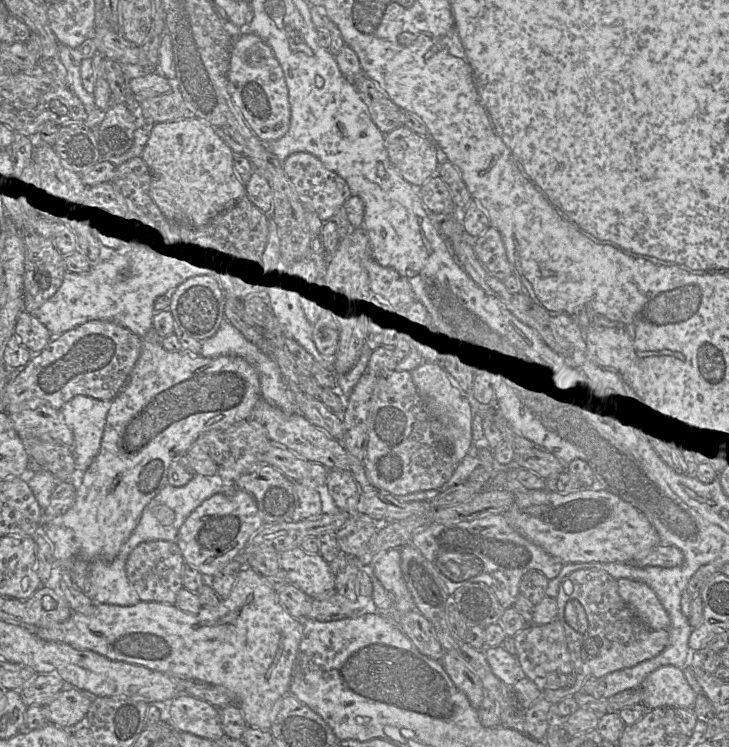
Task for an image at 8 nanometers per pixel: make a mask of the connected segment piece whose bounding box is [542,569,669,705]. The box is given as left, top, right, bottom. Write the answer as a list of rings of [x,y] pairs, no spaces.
[[[580,569],[568,574],[559,584],[556,600],[558,606],[557,619],[559,619],[564,628],[575,683],[564,688],[542,687],[542,697],[553,705],[557,705],[566,697],[573,697],[581,692],[588,676],[592,675],[596,678],[603,678],[613,671],[633,667],[643,661],[656,657],[668,645],[668,631],[666,629],[652,630],[649,628],[621,598],[618,592],[617,580],[605,571]]]

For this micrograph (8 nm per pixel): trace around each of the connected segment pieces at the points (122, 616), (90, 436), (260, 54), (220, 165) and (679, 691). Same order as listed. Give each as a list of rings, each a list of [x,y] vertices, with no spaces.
[[[244,567],[240,570],[228,598],[221,600],[220,604],[216,607],[202,607],[202,609],[196,614],[184,612],[175,604],[166,604],[155,601],[140,601],[138,604],[133,606],[94,603],[94,610],[90,615],[73,612],[70,618],[63,623],[53,627],[32,629],[34,629],[37,636],[46,641],[67,643],[77,649],[91,650],[111,660],[142,665],[148,669],[162,672],[167,675],[179,676],[181,678],[223,686],[235,694],[237,705],[241,709],[243,717],[249,727],[270,731],[273,723],[273,707],[279,699],[289,693],[295,661],[302,637],[302,625],[303,620],[293,618],[284,609],[280,603],[278,593],[264,581],[263,576],[250,567]]]
[[[76,395],[62,407],[62,417],[73,432],[74,444],[72,451],[75,456],[74,478],[71,481],[65,482],[72,482],[77,487],[77,480],[82,477],[98,454],[110,405],[111,401],[98,400],[85,395]]]
[[[245,34],[234,39],[228,91],[244,121],[263,143],[276,141],[287,133],[290,102],[284,73],[271,47],[257,35]]]
[[[189,118],[172,122],[157,123],[150,128],[150,135],[141,155],[151,174],[150,197],[154,203],[169,217],[173,223],[184,231],[202,231],[207,224],[219,213],[231,207],[242,198],[246,197],[246,187],[237,177],[234,169],[234,153],[227,144],[218,136],[215,128],[207,121],[199,118]]]
[[[667,665],[651,672],[642,682],[643,704],[648,709],[660,707],[693,708],[696,694],[683,670]]]

